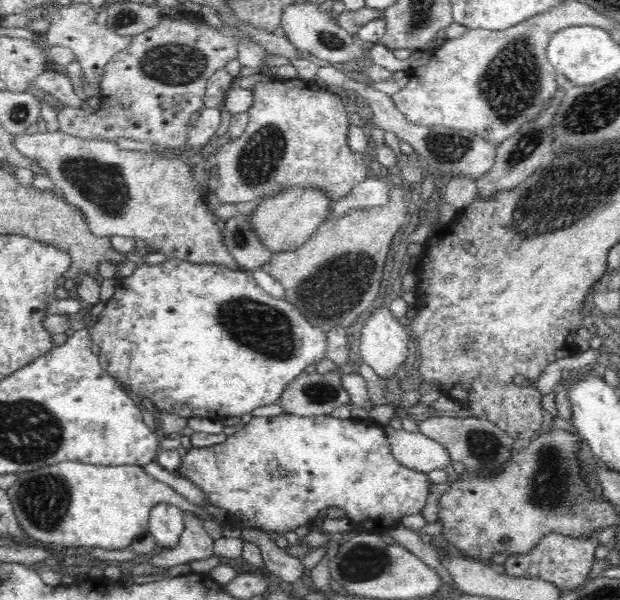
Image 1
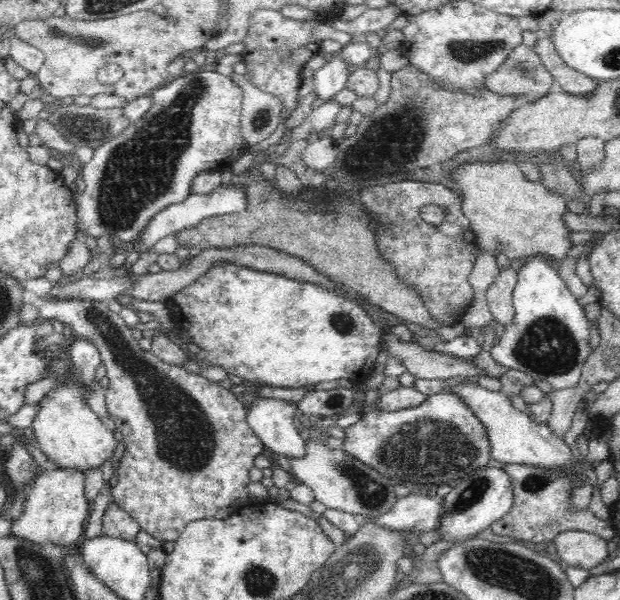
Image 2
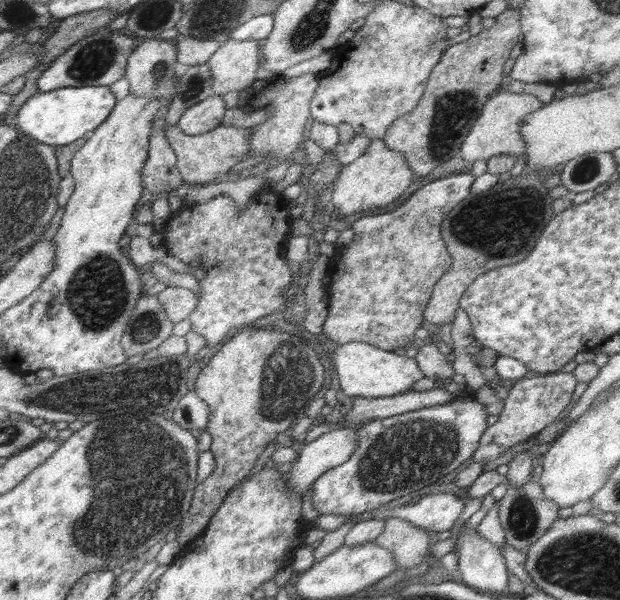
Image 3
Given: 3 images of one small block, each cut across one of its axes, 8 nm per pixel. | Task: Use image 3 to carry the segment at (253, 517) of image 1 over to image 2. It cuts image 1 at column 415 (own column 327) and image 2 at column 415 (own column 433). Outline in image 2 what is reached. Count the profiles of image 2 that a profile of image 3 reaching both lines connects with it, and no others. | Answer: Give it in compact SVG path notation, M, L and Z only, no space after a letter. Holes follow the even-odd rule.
M444 390L440 394L427 397L422 404L410 408L392 412L376 408L375 411L362 415L357 423L345 428L344 451L386 478L398 479L401 483L447 485L452 480L462 480L477 468L485 467L491 459L486 428L455 392Z

